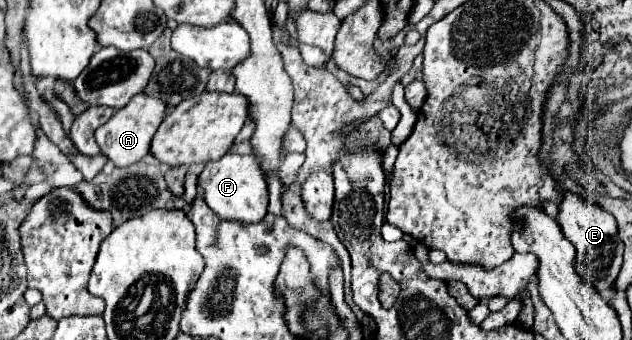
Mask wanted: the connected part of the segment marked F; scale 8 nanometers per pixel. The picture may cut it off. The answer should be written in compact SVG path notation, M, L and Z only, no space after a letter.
M225 154L221 160L207 162L199 174L199 188L207 206L223 220L255 224L261 222L267 214L269 192L267 192L267 174L263 170L261 158L257 156L239 156Z

